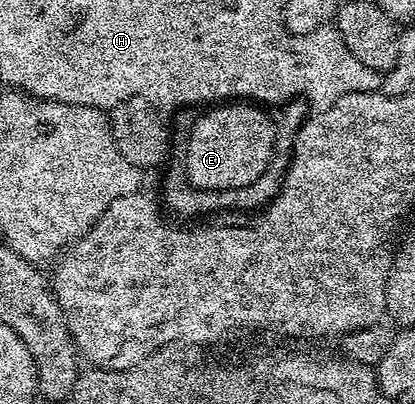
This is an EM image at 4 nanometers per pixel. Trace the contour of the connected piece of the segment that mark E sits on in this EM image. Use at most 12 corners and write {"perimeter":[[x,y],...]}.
{"perimeter":[[218,104],[191,126],[198,192],[244,188],[268,168],[275,123]]}

